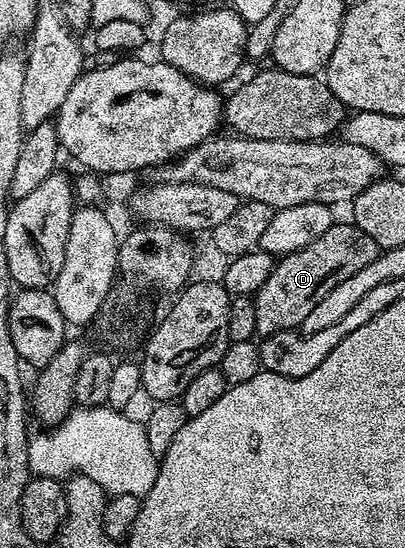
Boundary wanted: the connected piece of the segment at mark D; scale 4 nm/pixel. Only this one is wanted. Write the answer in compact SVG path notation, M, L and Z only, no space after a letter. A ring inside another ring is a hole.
M335 222L327 234L315 238L311 246L303 246L303 250L295 250L291 254L280 257L271 270L271 278L263 282L263 286L255 297L255 326L257 336L264 338L276 332L292 332L300 329L303 318L311 314L313 307L329 293L339 282L351 278L363 266L375 262L379 249L375 238L370 238L359 230L352 222Z

